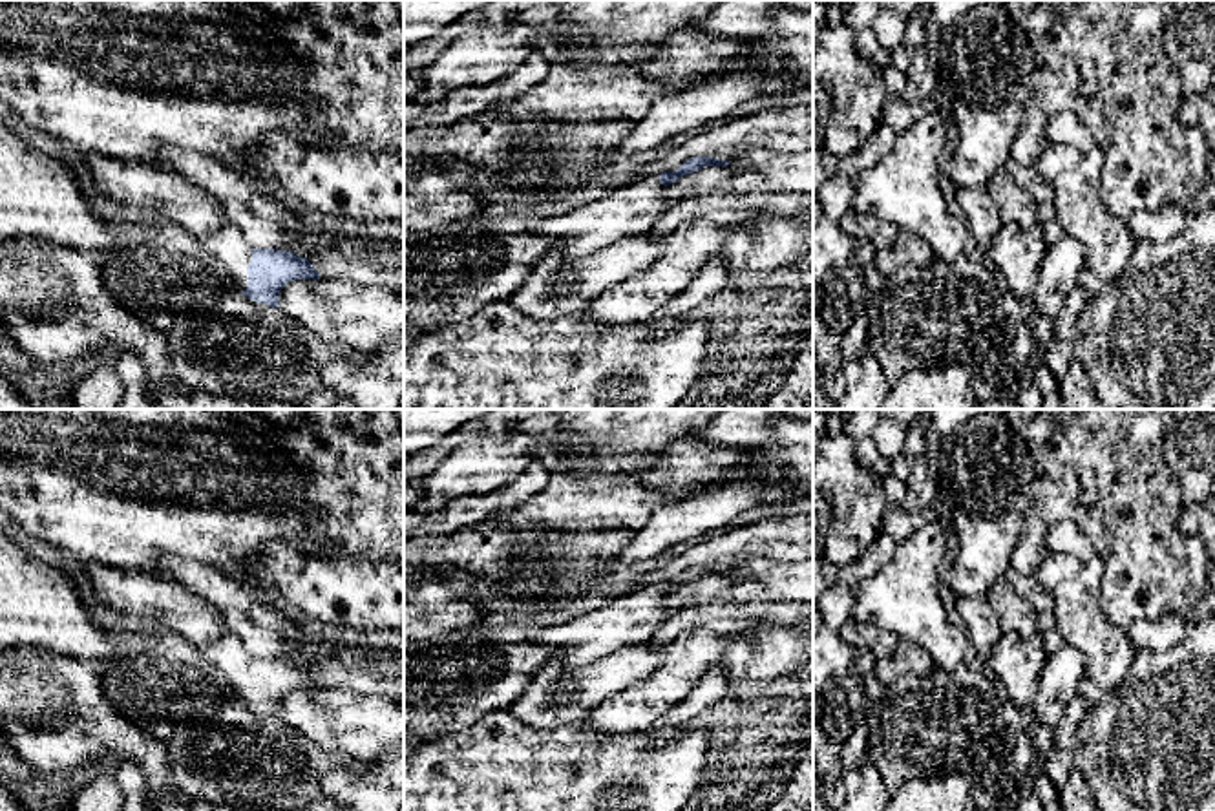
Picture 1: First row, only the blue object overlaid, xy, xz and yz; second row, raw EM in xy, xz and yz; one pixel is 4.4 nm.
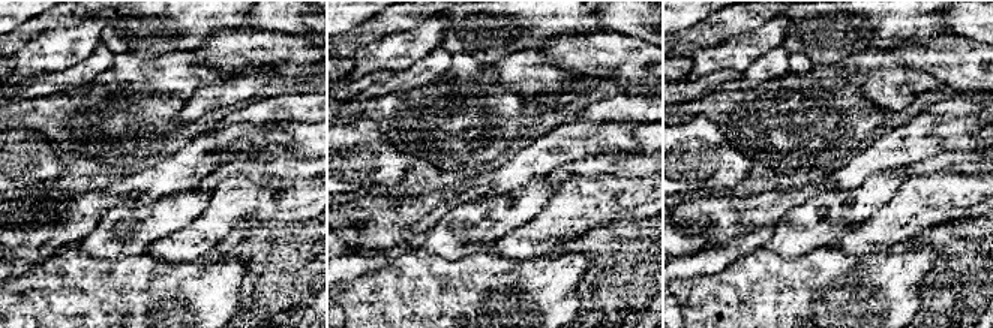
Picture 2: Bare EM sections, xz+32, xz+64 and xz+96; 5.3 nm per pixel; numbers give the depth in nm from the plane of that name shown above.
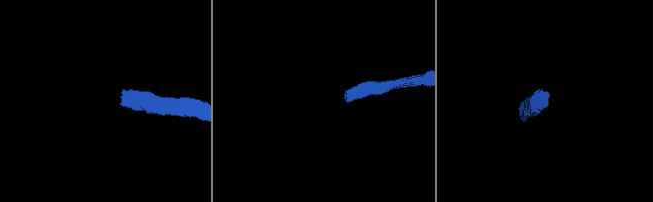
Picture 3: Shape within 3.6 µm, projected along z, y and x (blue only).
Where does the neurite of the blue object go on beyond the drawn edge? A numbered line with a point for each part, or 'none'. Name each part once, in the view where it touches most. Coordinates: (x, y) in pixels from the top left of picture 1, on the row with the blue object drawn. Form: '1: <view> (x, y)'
1: xy (229, 247)

